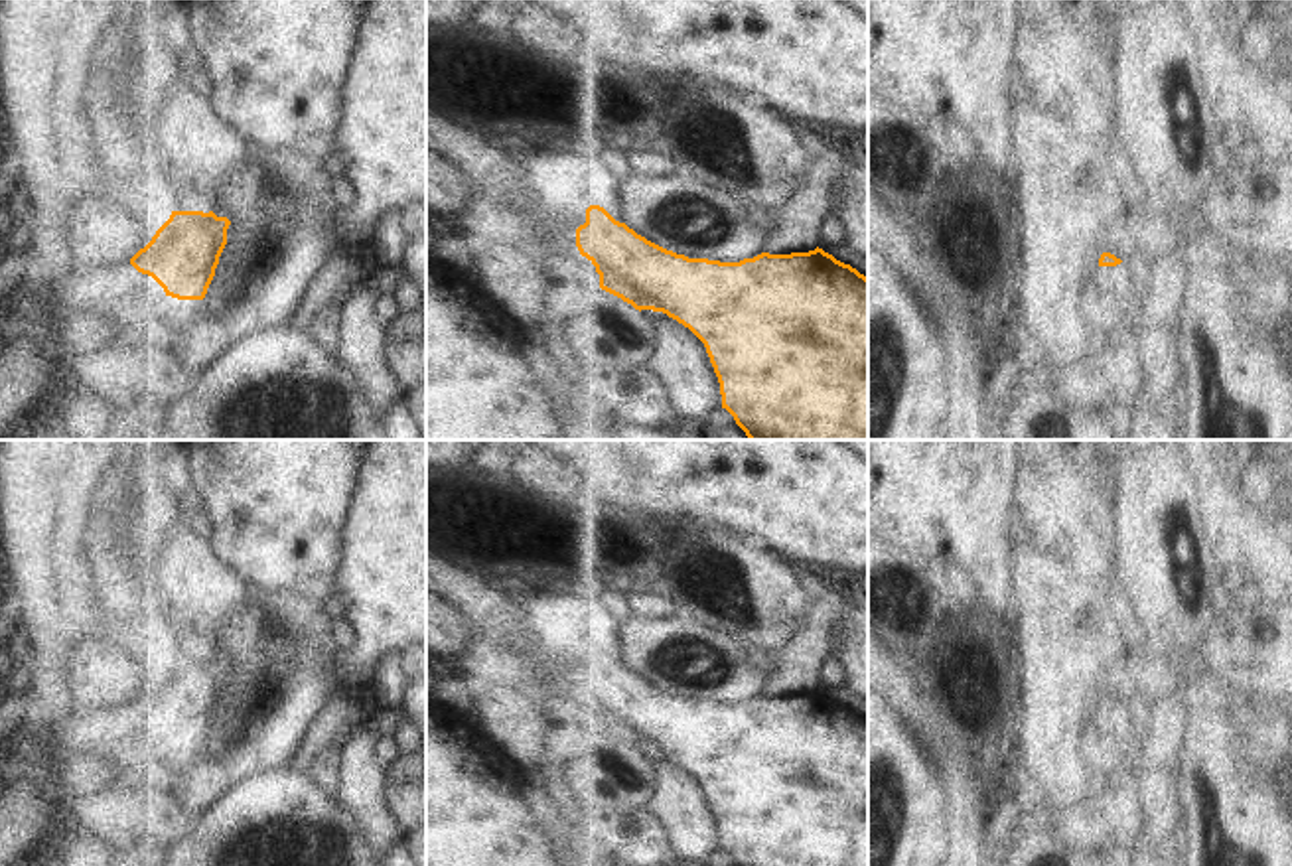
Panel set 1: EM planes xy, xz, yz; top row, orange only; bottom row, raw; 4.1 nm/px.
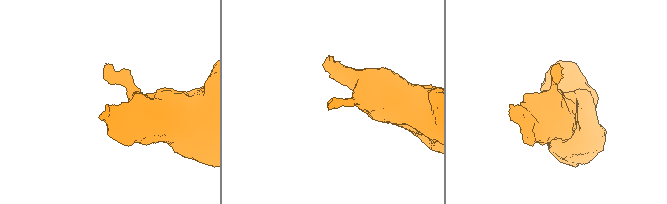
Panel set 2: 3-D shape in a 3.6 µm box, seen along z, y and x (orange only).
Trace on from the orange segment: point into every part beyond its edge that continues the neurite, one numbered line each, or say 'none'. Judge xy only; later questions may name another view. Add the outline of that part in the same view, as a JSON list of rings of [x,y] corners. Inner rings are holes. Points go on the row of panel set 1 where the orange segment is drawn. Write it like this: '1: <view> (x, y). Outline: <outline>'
1: xy (113, 300). Outline: [[[130,262],[81,270],[73,264],[55,276],[37,274],[37,288],[28,302],[22,322],[61,316],[89,337],[158,333],[166,292]],[[34,270],[36,272],[36,270]]]

